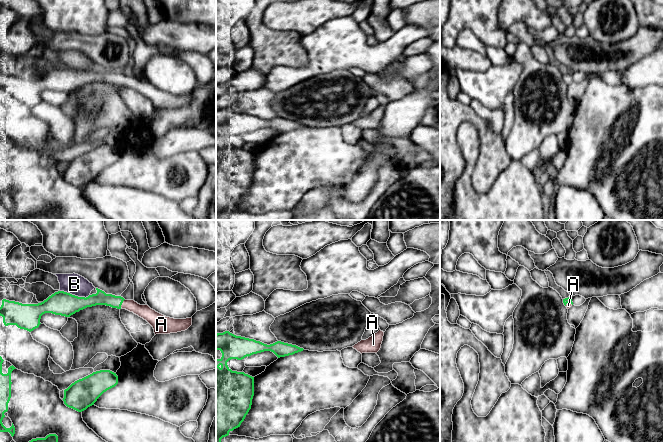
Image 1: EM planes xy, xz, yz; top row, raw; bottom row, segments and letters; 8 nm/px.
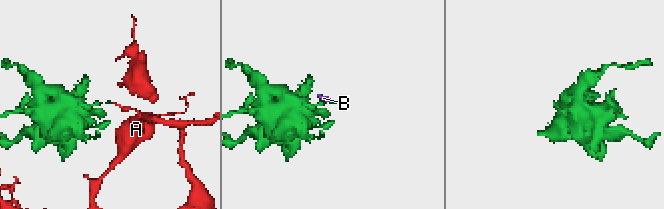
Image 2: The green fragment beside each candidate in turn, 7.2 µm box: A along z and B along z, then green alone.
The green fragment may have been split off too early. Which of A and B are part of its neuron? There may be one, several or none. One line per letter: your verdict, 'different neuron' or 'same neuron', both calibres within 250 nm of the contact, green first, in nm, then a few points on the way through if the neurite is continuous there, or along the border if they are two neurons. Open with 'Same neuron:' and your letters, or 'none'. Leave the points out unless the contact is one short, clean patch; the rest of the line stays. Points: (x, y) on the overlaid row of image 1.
Same neuron: A
A: same neuron; 110 nm thick on the green side, 110 nm on the other; runs through xy (100, 298), (122, 302), (144, 311)
B: different neuron; 190 nm thick on the green side, 160 nm on the other; border along xy (60, 290), (78, 296), (87, 297), (89, 295)

